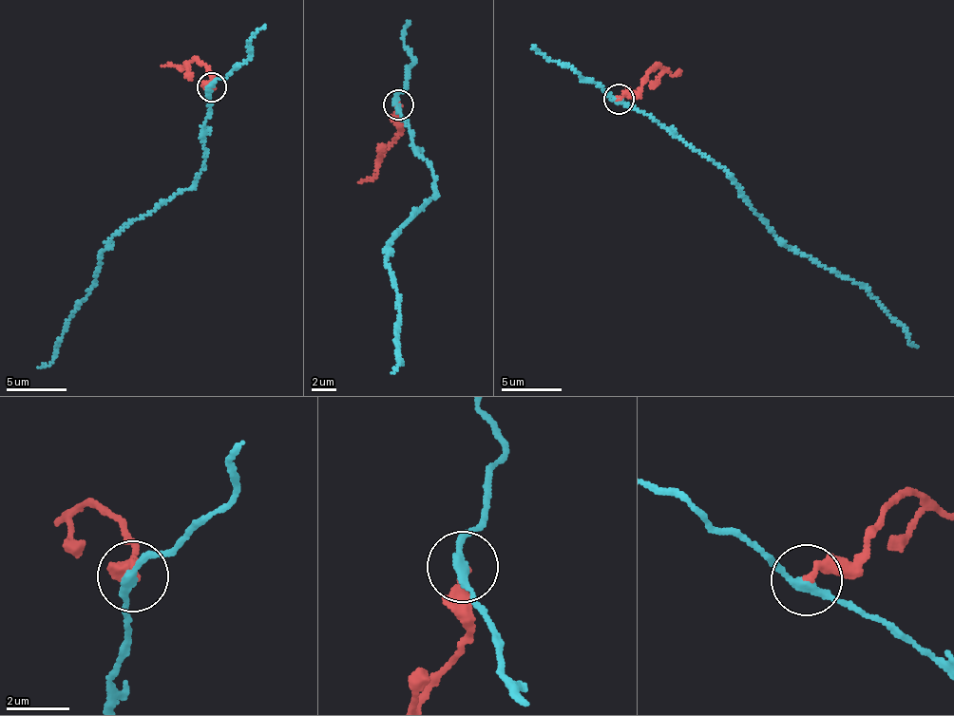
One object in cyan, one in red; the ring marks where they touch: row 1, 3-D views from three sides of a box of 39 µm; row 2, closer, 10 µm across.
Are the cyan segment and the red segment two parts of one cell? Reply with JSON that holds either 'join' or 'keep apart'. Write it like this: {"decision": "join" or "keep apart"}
{"decision": "keep apart"}

